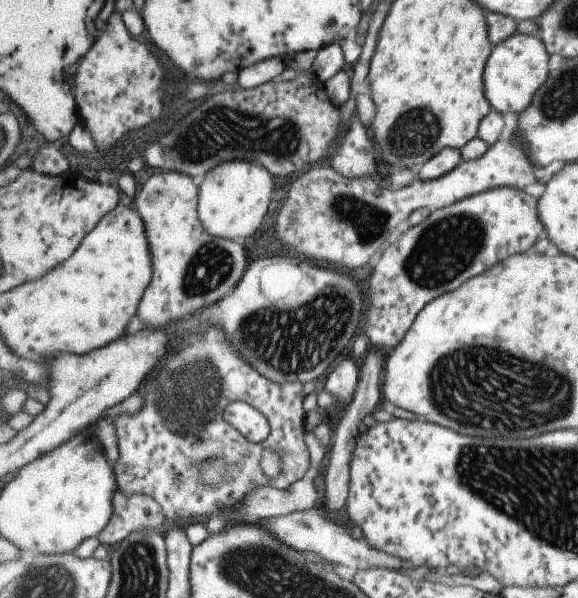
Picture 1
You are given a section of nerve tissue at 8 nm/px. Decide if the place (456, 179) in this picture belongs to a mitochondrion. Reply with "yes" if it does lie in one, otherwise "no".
no

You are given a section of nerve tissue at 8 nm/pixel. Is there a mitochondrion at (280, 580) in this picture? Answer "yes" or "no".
yes

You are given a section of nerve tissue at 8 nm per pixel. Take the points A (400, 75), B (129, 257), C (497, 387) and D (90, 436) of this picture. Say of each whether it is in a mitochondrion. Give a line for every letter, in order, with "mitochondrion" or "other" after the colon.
A: other
B: other
C: mitochondrion
D: other

